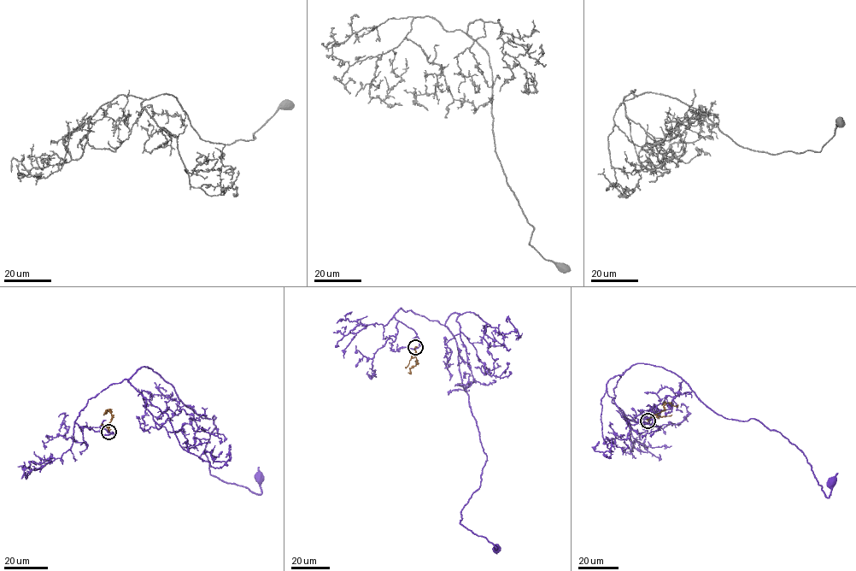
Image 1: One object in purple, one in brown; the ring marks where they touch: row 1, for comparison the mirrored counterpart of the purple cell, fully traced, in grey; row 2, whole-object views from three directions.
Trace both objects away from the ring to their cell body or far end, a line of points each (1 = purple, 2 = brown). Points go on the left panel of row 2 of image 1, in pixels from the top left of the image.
1: (108, 431), (74, 420), (89, 399), (146, 366), (216, 418), (209, 473), (257, 494), (259, 478)
2: (108, 431), (111, 413), (106, 410), (103, 415)

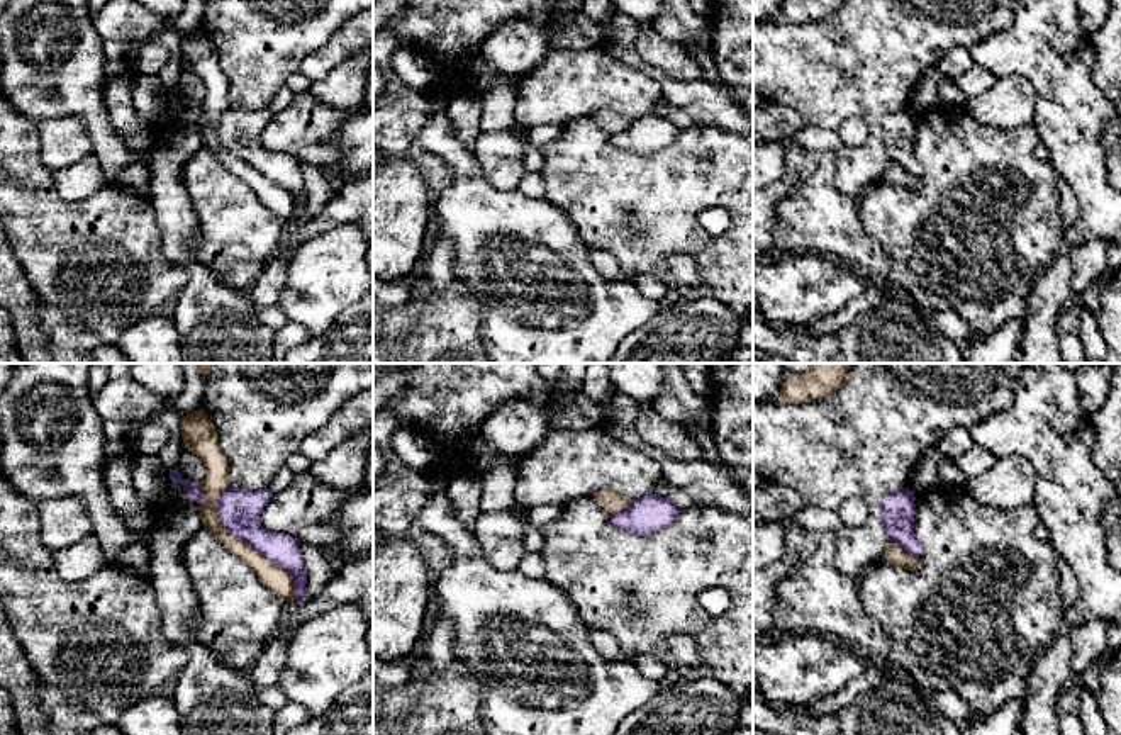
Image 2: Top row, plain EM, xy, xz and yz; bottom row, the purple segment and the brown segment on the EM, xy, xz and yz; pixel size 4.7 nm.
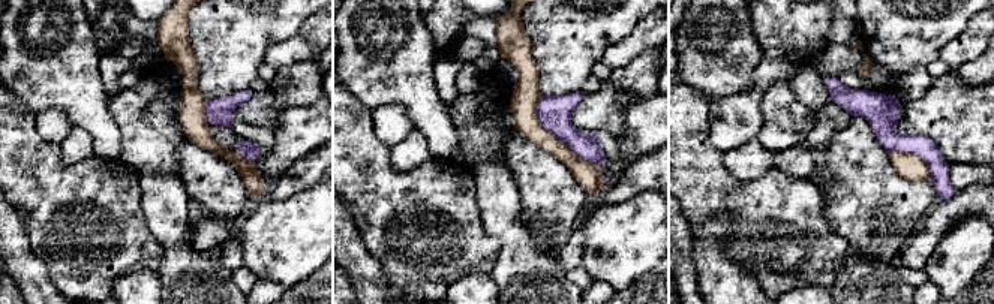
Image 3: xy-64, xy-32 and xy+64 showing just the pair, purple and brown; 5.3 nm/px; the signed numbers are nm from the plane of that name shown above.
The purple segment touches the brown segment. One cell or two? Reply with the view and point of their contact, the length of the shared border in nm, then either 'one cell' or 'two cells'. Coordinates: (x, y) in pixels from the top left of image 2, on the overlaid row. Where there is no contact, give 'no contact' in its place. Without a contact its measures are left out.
meets purple in xy at (250, 545); contact 600 nm long; two cells

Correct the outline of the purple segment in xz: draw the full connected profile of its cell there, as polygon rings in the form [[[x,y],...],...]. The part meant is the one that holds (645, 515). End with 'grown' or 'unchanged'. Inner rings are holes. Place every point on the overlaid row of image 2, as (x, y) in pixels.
[[[650,492],[633,499],[624,511],[611,514],[611,523],[619,530],[650,535],[672,525],[678,513],[680,509],[670,497]]]; unchanged

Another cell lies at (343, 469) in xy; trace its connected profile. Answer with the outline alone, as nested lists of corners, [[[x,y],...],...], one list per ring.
[[[371,426],[351,436],[321,462],[312,462],[309,472],[339,491],[354,492],[363,485],[366,458],[373,446]]]

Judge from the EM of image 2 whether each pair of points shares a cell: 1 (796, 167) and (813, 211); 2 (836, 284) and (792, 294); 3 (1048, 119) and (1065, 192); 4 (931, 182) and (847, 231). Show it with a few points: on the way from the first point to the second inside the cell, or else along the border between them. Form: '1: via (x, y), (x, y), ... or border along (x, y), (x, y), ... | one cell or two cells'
1: via (806, 177), (813, 184), (813, 201) | one cell
2: via (826, 286), (816, 286), (803, 294) | one cell
3: border along (1057, 173), (1074, 194), (1079, 209), (1077, 216) | two cells
4: border along (857, 199), (860, 224), (886, 253) | two cells

